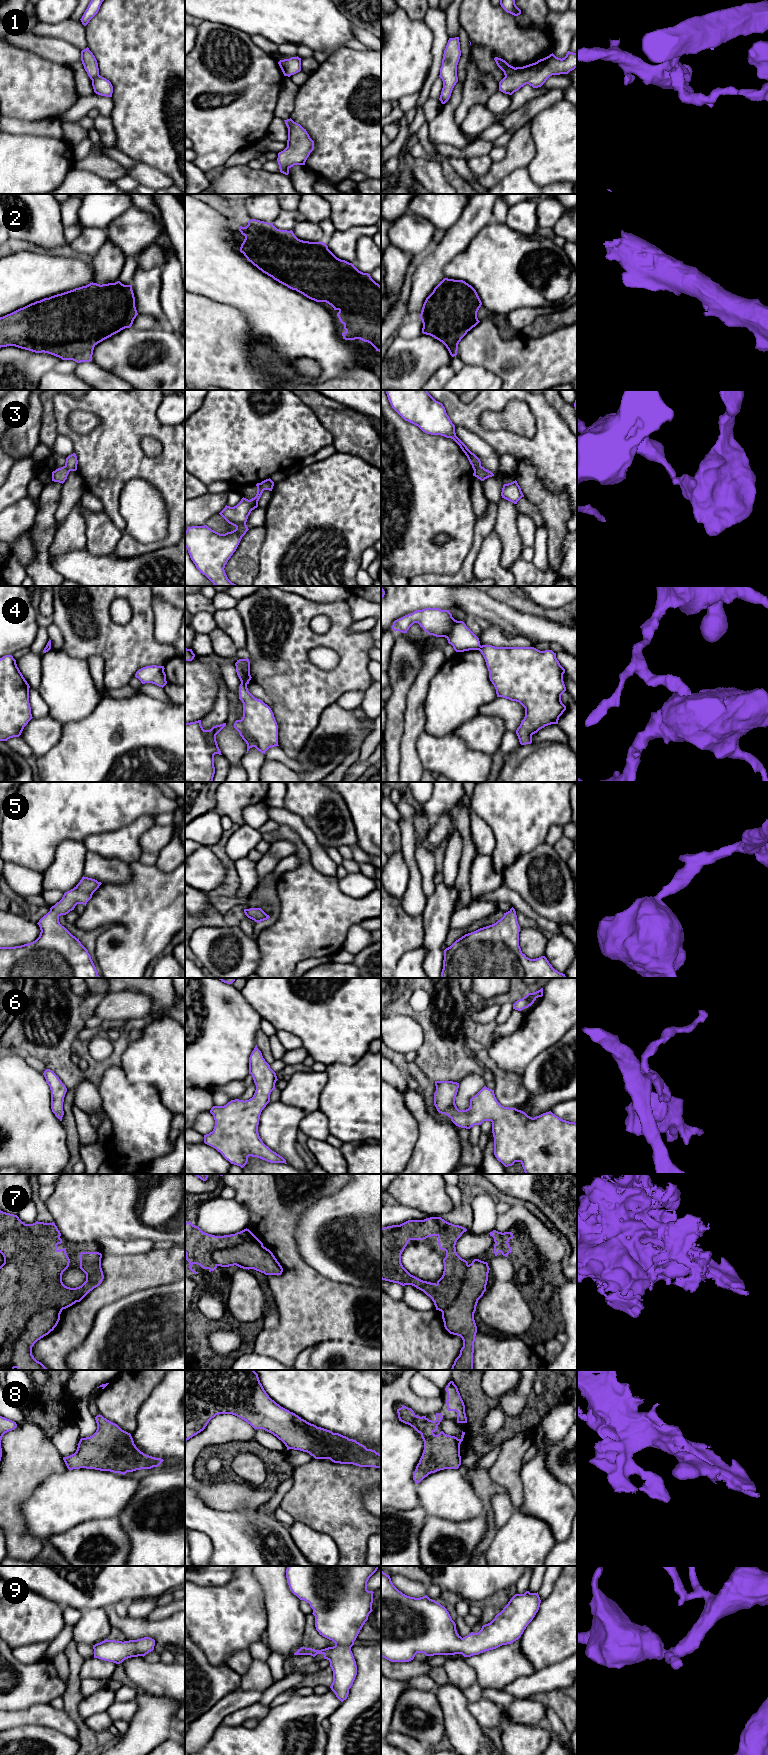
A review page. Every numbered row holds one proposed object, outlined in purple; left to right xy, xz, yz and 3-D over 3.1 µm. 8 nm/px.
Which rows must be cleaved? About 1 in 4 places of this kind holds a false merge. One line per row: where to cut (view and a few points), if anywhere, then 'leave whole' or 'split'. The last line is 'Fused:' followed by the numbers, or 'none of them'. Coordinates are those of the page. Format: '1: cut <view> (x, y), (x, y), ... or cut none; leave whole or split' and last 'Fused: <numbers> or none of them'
1: cut yz (515, 68), (505, 77); split
2: cut none; leave whole
3: cut xz (259, 483), (264, 489); split
4: cut xz (241, 682), (246, 685); split
5: cut none; leave whole
6: cut none; leave whole
7: cut xy (61, 1308), (46, 1307), (28, 1317), (14, 1344), (13, 1368); split
8: cut none; leave whole
9: cut none; leave whole
Fused: 1, 3, 4, 7

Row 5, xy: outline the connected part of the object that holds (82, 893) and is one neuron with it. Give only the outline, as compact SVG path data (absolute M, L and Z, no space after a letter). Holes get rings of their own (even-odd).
M83 876L80 882L73 889L65 892L62 899L39 920L37 924L41 932L35 941L21 946L0 947L0 978L100 978L88 950L81 944L79 939L60 924L59 917L74 910L77 904L86 906L101 884L95 879Z

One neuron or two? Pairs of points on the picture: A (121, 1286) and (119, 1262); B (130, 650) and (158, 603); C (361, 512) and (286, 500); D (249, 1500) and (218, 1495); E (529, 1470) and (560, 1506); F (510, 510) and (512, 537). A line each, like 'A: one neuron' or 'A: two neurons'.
A: one neuron
B: two neurons
C: one neuron
D: one neuron
E: one neuron
F: one neuron

